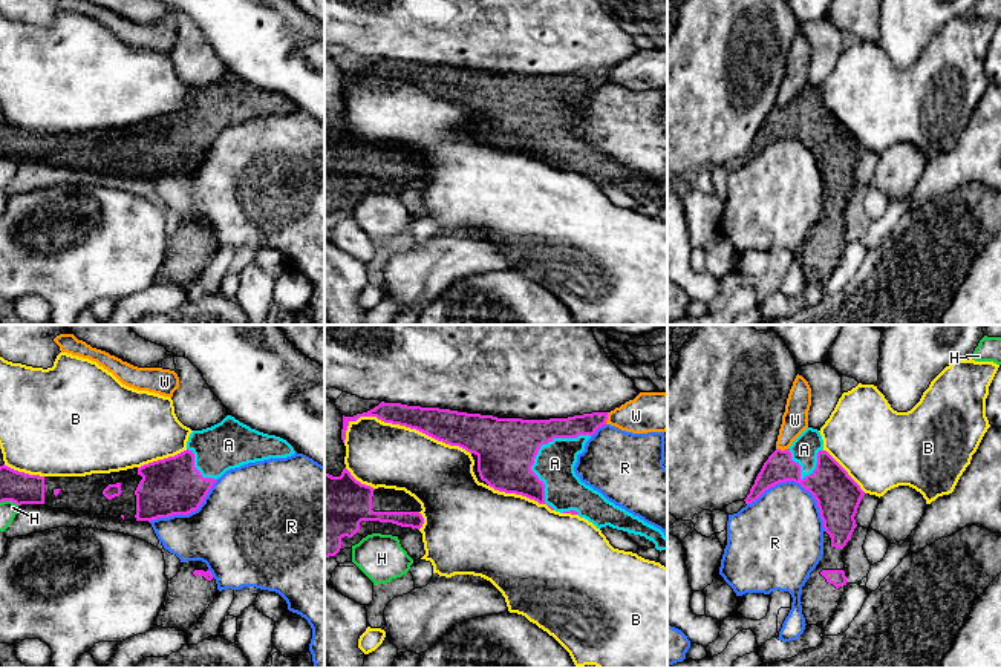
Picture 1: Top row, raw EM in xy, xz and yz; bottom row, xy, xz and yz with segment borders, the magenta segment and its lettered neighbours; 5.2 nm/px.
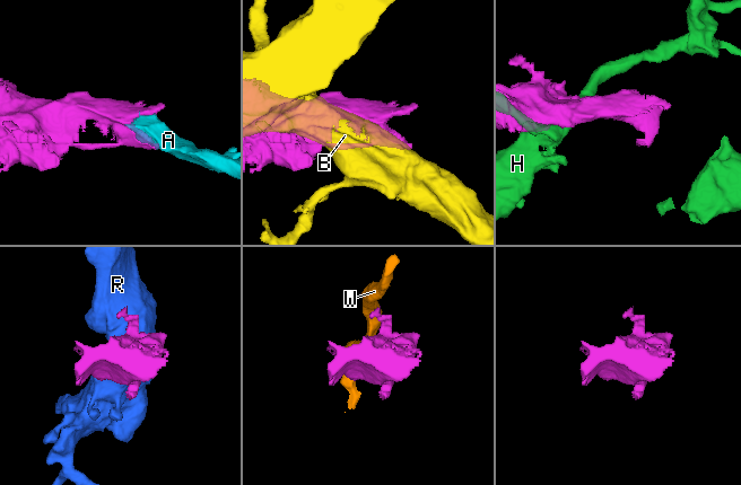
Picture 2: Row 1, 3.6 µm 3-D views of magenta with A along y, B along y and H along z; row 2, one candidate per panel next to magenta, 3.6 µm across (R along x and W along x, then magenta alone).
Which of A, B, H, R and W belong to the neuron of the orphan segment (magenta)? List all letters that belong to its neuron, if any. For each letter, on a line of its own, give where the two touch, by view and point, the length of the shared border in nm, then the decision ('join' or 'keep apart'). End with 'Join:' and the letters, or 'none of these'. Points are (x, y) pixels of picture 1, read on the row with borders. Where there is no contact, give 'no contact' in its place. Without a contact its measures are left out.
A: contact xz (536, 454); length 440 nm; join
B: contact xz (401, 425); length 700 nm; keep apart
H: contact xy (9, 500); length 100 nm; keep apart
R: contact yz (798, 481); length 440 nm; keep apart
W: contact xz (606, 419); length 70 nm; keep apart
Join: A

